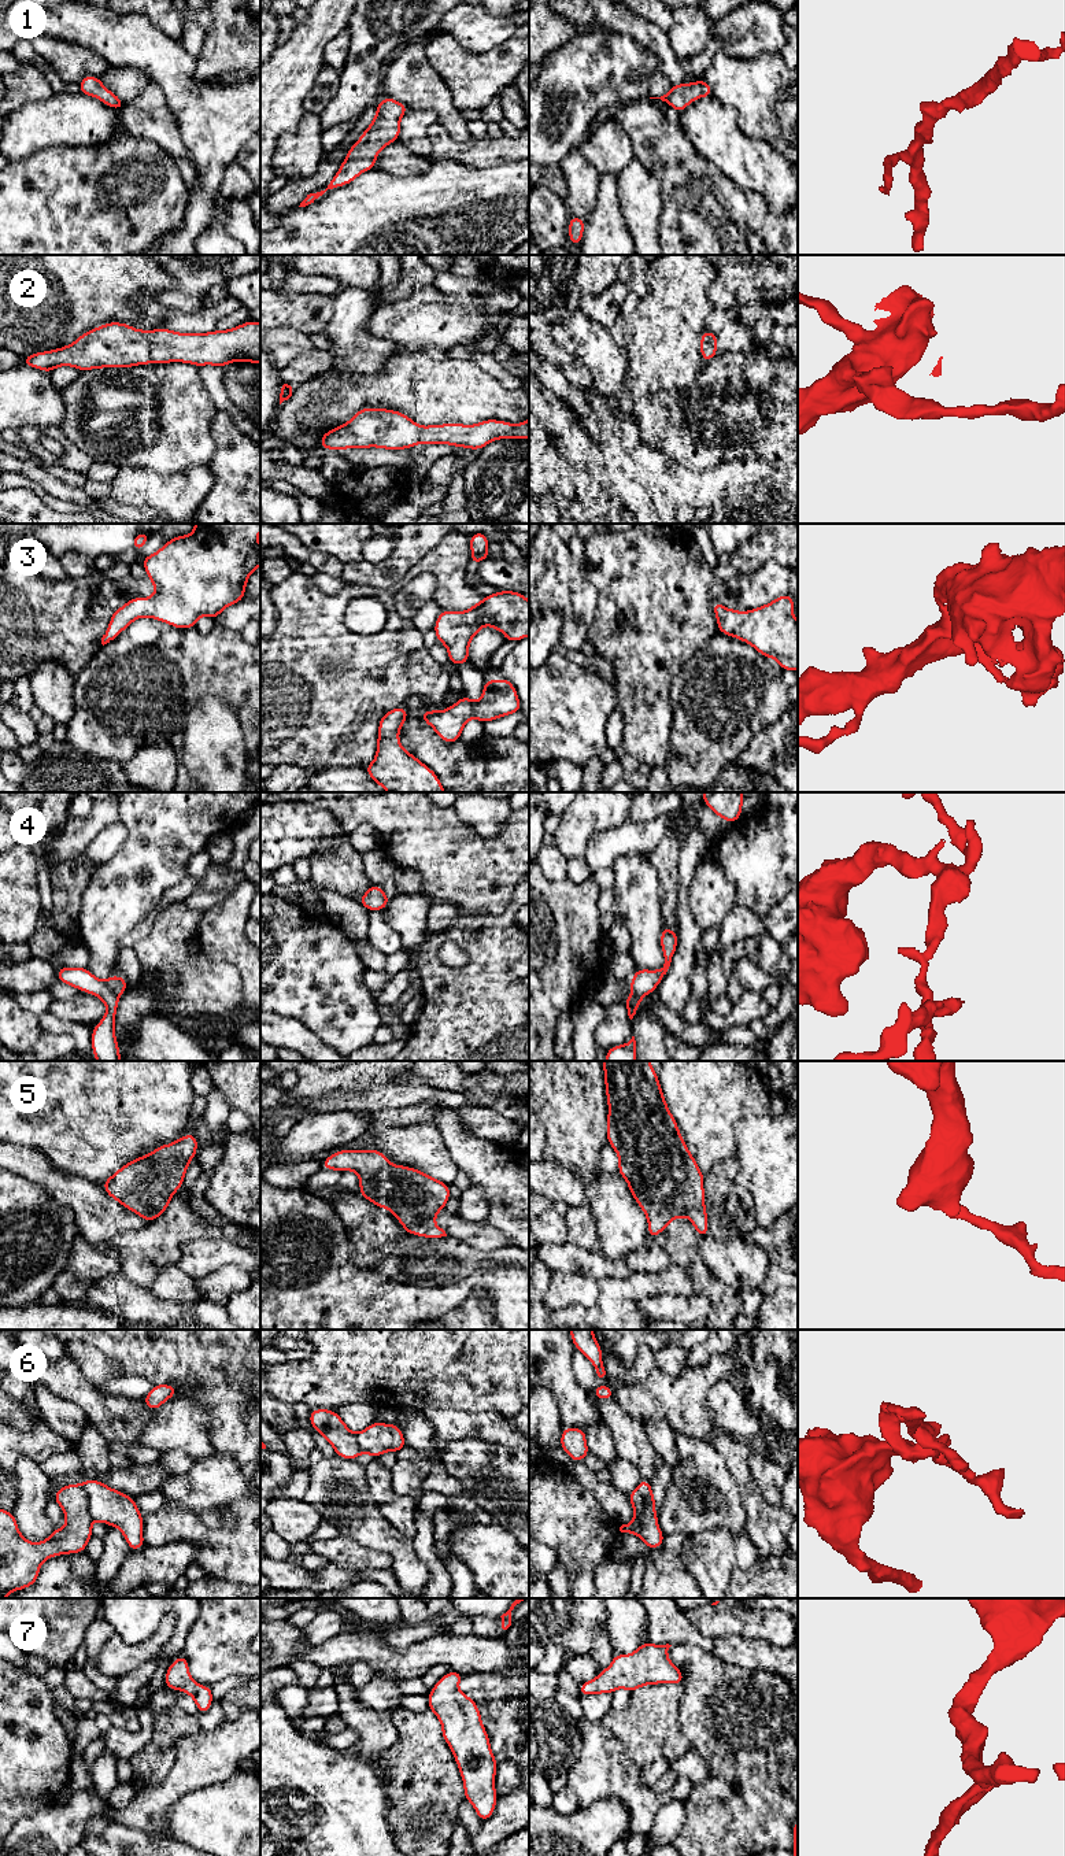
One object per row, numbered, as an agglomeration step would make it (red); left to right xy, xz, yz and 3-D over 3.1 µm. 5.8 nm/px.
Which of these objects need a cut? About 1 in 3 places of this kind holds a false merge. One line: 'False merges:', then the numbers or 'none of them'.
False merges: 4, 6

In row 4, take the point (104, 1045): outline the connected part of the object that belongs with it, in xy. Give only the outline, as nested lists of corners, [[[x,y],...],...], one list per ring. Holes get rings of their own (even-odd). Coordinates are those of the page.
[[[63,966],[56,970],[56,977],[79,991],[100,998],[106,1003],[107,1013],[100,1023],[92,1028],[92,1051],[97,1061],[121,1061],[118,1040],[114,1031],[119,998],[114,990],[107,981],[93,976],[88,968]]]

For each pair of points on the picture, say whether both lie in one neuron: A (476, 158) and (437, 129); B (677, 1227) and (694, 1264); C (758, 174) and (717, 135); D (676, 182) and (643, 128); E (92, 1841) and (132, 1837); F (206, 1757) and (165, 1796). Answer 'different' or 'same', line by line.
A: same
B: same
C: same
D: same
E: same
F: same

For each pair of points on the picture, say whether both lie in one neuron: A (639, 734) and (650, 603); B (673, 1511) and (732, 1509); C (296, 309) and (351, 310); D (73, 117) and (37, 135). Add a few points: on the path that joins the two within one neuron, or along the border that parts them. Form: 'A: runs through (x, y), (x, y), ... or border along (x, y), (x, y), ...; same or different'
A: runs through (642, 701), (643, 672), (650, 649), (650, 636); same
B: runs through (688, 1511), (695, 1511), (701, 1516), (717, 1513); same
C: border along (336, 295), (333, 315), (322, 333); different
D: runs through (65, 119), (50, 122), (45, 126); same

